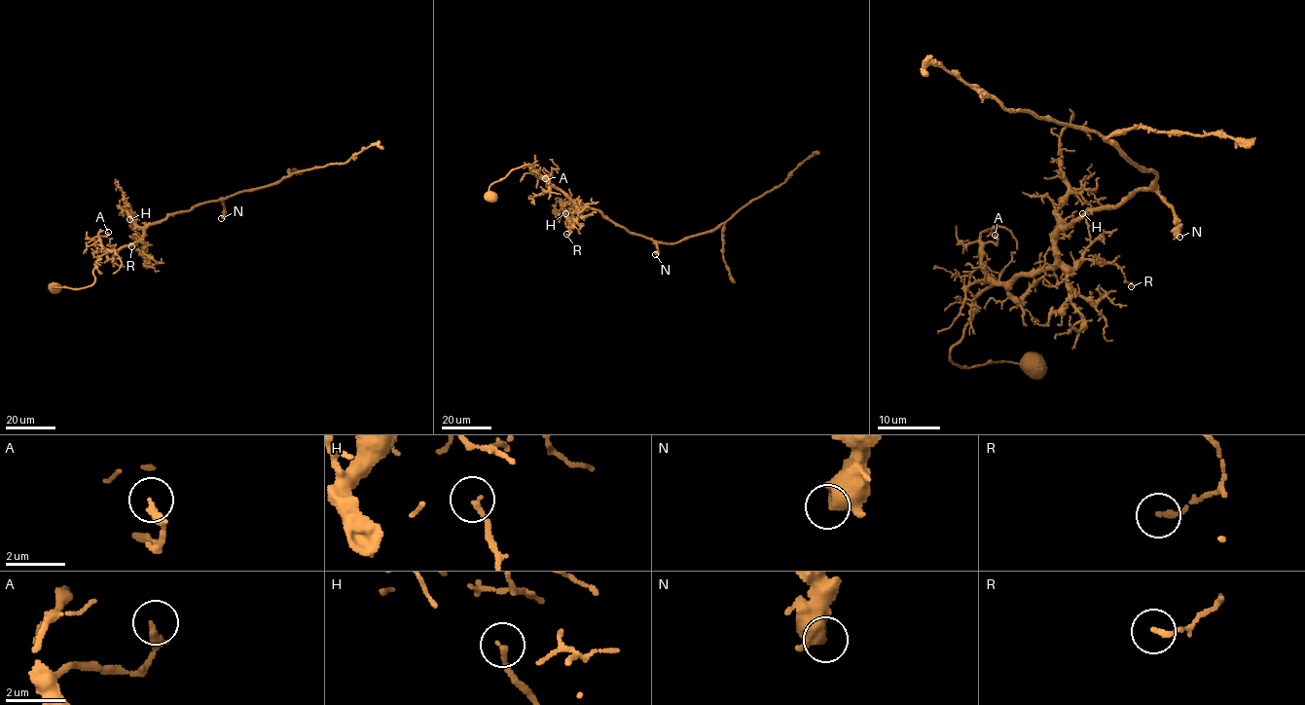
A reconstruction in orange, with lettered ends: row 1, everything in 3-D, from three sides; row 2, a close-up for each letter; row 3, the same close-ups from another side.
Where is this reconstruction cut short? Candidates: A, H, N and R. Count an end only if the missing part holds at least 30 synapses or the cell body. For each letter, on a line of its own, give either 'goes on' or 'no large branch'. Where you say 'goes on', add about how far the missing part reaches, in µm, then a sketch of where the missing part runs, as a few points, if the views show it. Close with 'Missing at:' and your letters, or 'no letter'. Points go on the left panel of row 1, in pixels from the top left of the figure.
A: no large branch
H: no large branch
N: no large branch
R: no large branch
Missing at: no letter

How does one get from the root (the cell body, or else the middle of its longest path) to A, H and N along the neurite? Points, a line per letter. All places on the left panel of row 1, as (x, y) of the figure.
A: (54, 288), (79, 289), (94, 281), (95, 262), (107, 252), (99, 237), (108, 232)
H: (54, 288), (90, 285), (100, 256), (140, 241), (129, 219)
N: (54, 288), (90, 285), (100, 256), (131, 246), (148, 226), (170, 214), (220, 200), (221, 218)

